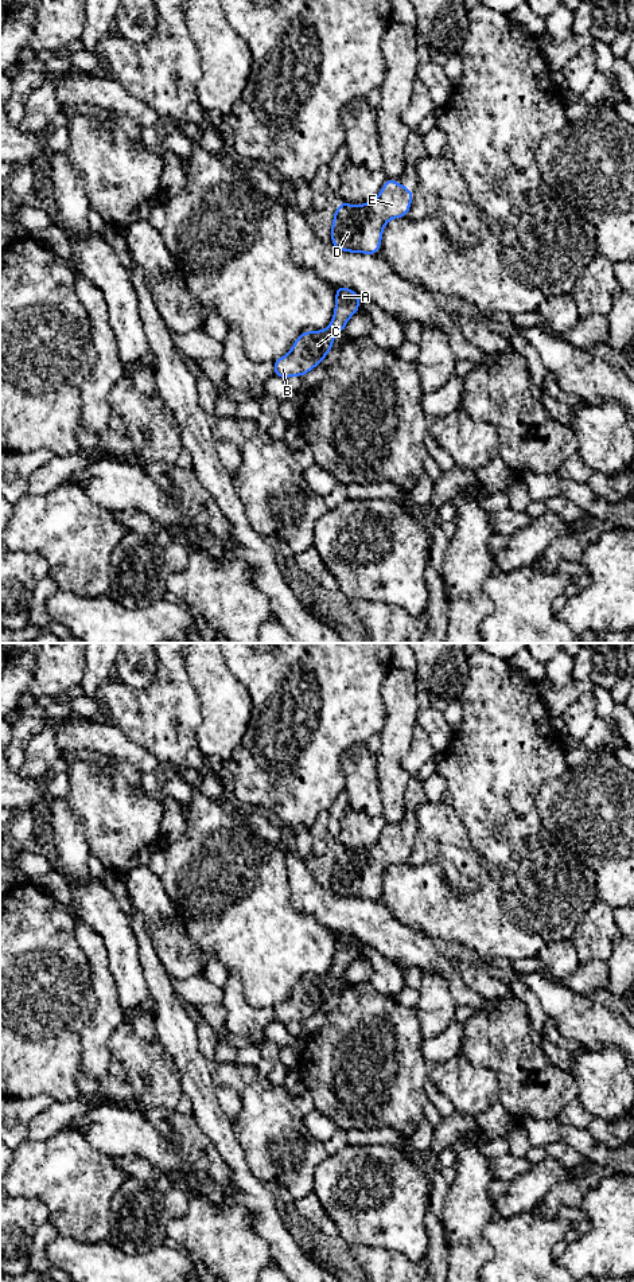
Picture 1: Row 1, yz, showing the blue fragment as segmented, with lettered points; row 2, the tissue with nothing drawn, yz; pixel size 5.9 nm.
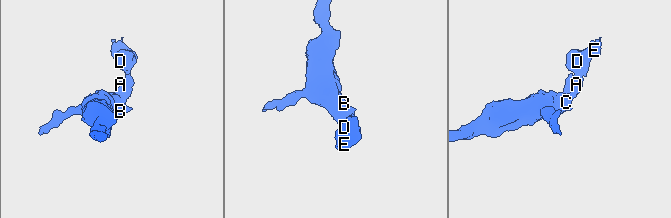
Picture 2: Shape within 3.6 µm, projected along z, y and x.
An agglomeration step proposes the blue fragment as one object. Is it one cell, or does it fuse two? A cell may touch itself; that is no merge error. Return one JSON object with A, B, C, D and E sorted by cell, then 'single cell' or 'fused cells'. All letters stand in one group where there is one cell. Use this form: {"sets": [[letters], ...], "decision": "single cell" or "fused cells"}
{"sets": [["A", "B", "C", "D", "E"]], "decision": "single cell"}

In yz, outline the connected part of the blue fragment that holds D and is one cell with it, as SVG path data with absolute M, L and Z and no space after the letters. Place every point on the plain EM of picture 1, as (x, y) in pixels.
M388 822L374 845L358 852L342 846L332 862L330 889L341 897L376 901L385 870L408 862L413 837Z

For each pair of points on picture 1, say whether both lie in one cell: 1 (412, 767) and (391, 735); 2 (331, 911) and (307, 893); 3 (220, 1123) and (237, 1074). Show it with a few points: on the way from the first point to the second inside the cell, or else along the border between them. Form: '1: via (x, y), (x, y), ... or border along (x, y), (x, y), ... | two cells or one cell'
1: border along (413, 725), (403, 760), (409, 775) | two cells
2: via (326, 907), (312, 899) | one cell
3: border along (205, 1056), (210, 1076), (217, 1086) | two cells

